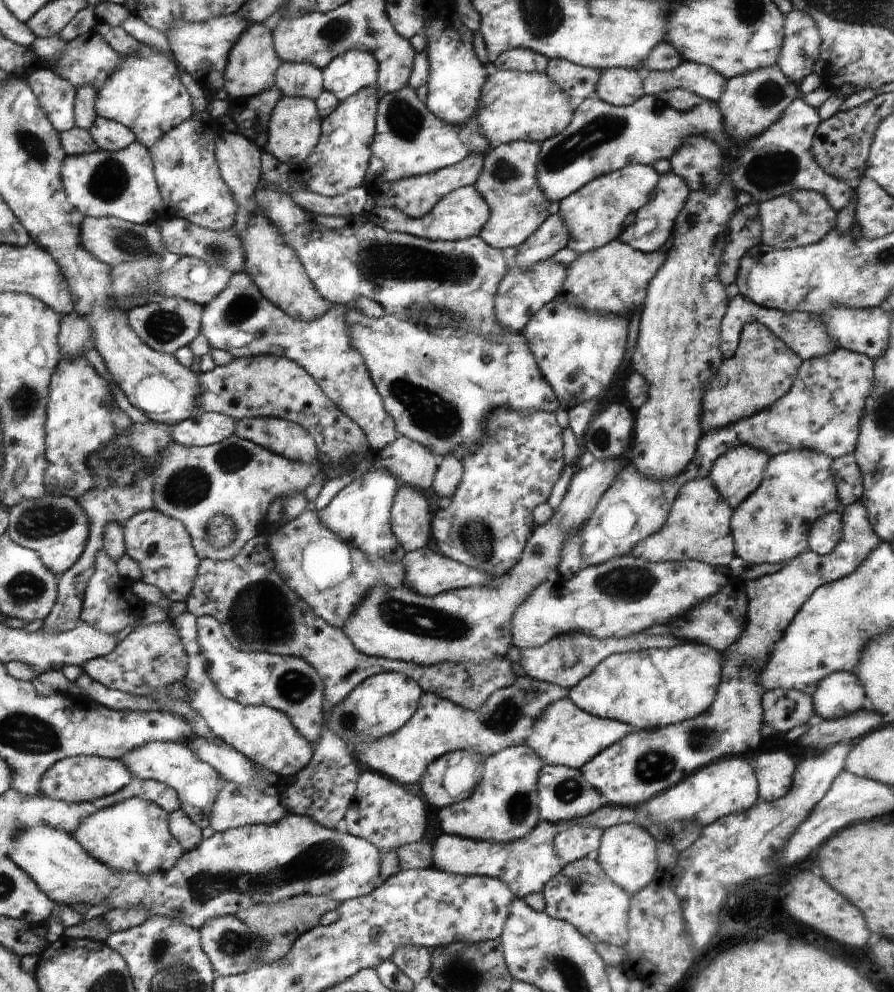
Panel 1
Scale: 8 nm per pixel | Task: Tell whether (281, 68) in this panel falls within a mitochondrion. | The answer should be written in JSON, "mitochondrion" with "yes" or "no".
{"mitochondrion":"no"}

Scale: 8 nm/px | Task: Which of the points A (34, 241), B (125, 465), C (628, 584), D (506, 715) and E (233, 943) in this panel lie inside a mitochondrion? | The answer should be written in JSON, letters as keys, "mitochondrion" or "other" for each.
{"A":"other","B":"mitochondrion","C":"mitochondrion","D":"mitochondrion","E":"mitochondrion"}

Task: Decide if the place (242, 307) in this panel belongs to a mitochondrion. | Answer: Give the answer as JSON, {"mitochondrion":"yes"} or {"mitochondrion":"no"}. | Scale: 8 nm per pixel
{"mitochondrion":"yes"}

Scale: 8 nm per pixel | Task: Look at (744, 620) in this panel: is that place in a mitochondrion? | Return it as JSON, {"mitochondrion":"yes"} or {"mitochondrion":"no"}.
{"mitochondrion":"no"}

